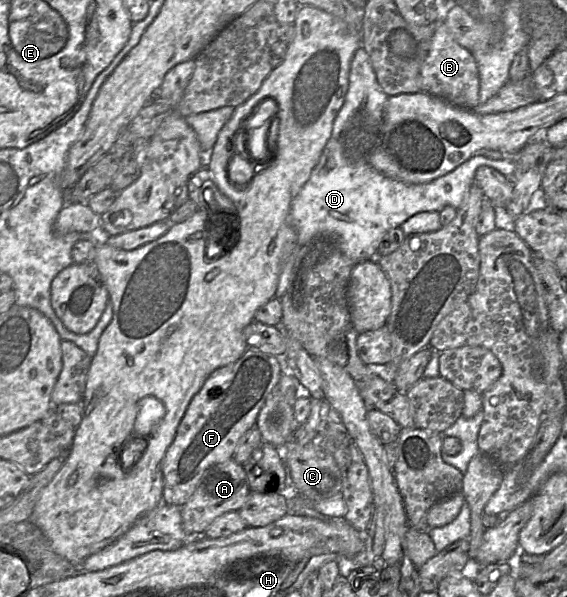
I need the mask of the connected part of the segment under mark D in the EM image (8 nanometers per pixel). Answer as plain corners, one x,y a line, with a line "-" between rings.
360,47
350,63
348,91
334,119
331,136
291,206
290,220
298,247
316,237
330,237
352,263
367,259
378,263
377,249
388,230
399,227
419,212
440,212
445,206
459,209
466,201
479,166
492,167
506,177
513,176
515,160
492,160
482,155
472,156
451,172
427,183
408,184
379,173
370,164
370,154
379,135
388,97
377,81
369,55

